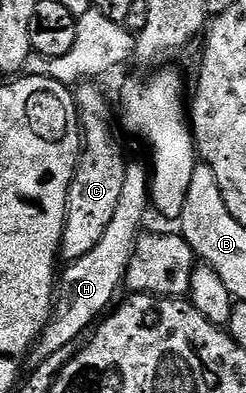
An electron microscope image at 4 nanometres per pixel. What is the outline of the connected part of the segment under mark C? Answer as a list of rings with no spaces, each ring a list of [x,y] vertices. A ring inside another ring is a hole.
[[[83,81],[74,90],[78,121],[82,129],[82,150],[71,187],[68,188],[64,235],[61,237],[60,256],[69,263],[78,261],[93,251],[100,239],[103,239],[107,224],[111,223],[111,218],[115,215],[129,164],[111,129],[111,107],[96,85],[98,84],[93,81]]]

